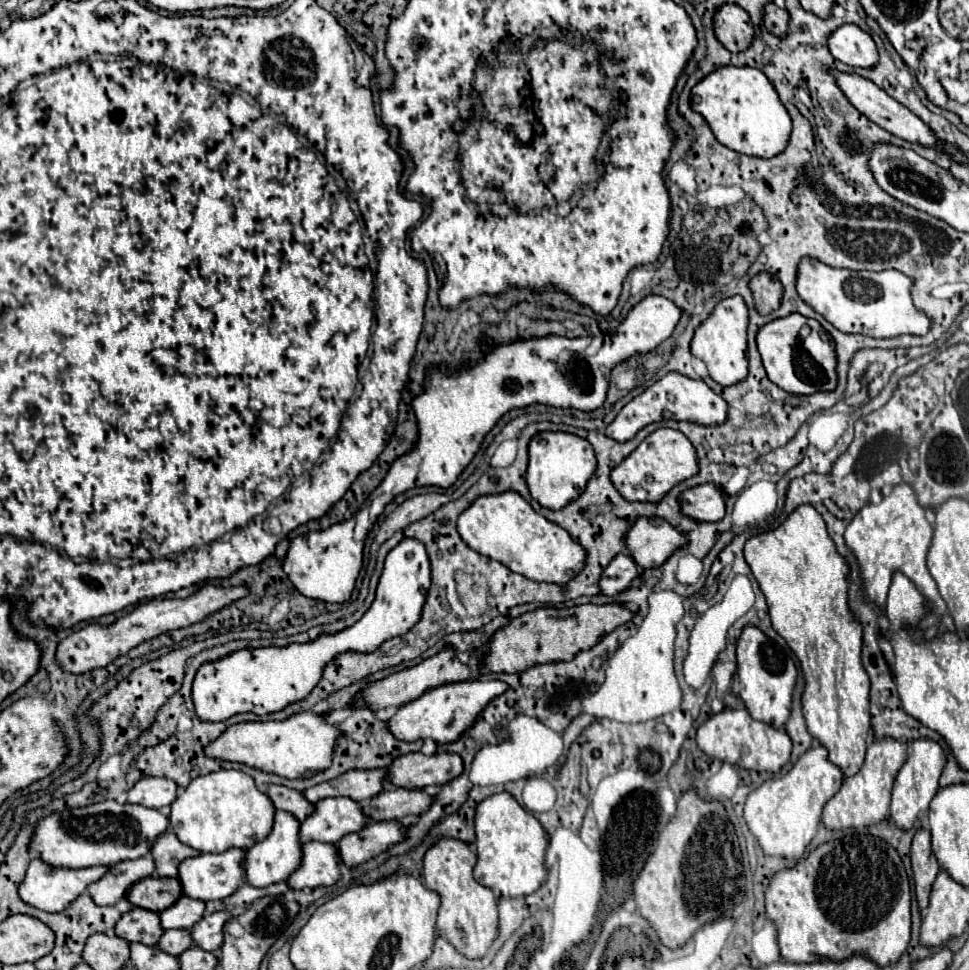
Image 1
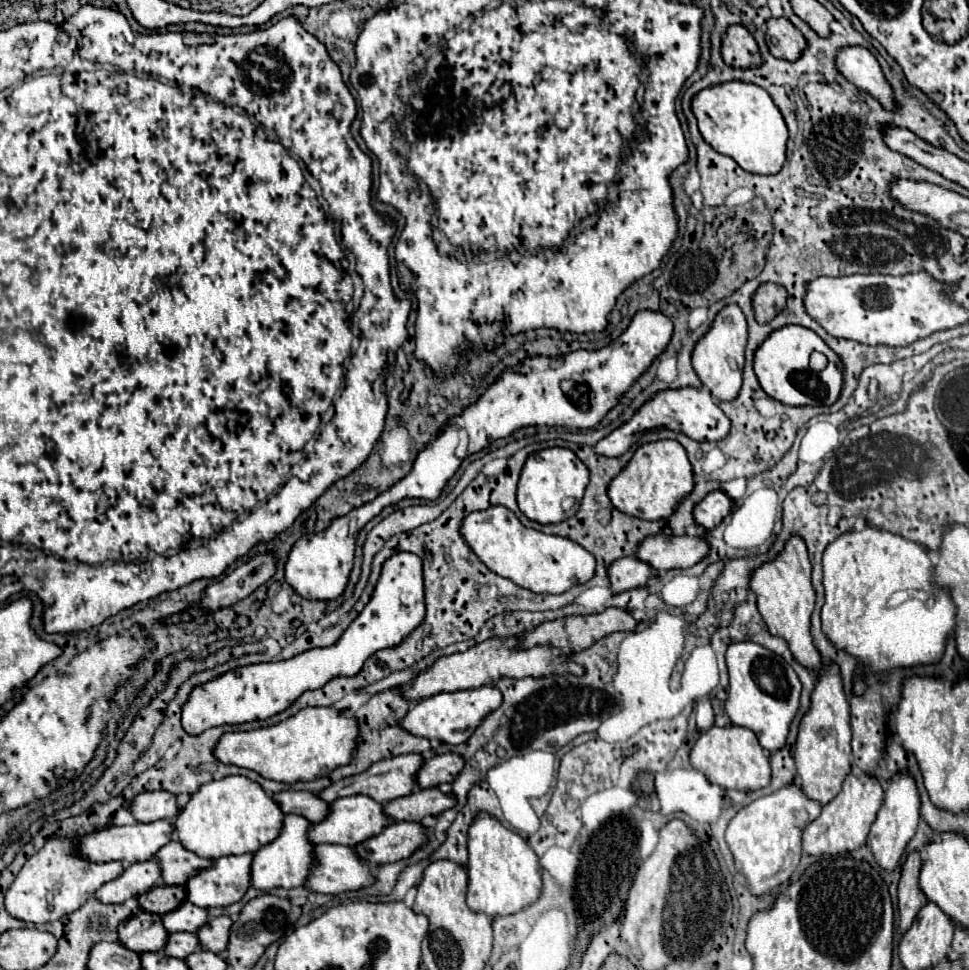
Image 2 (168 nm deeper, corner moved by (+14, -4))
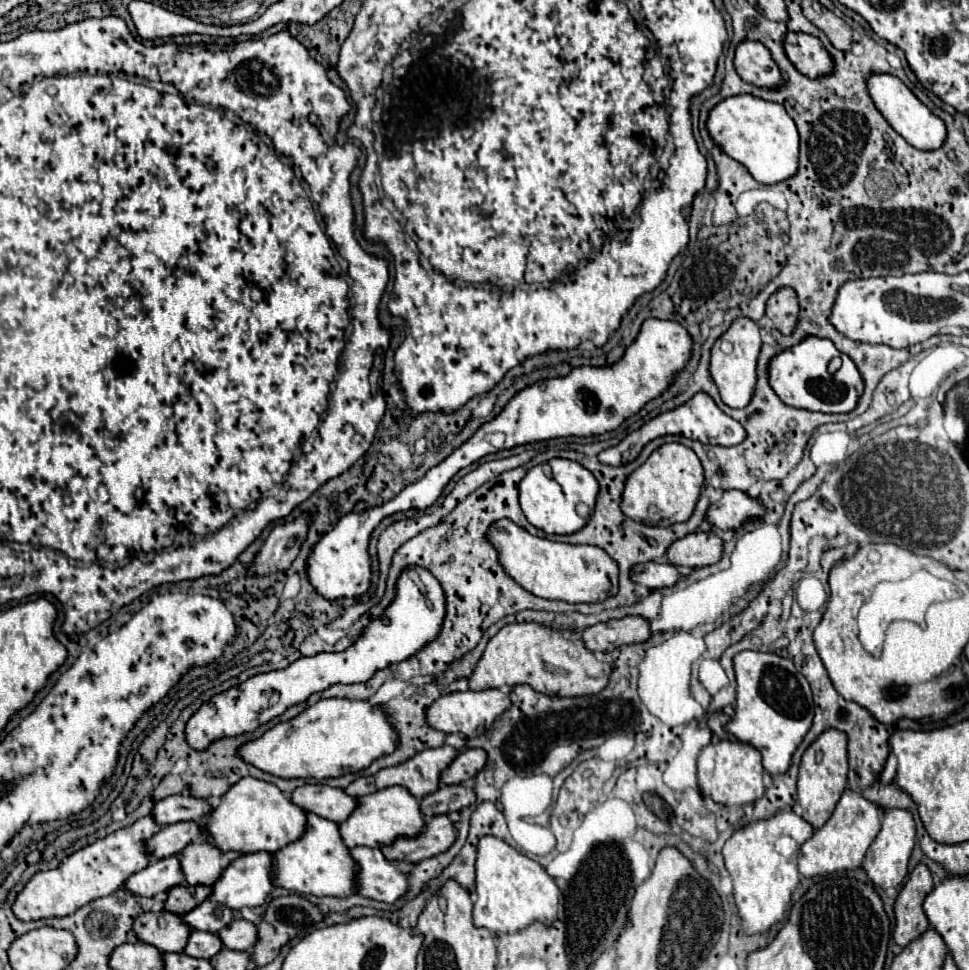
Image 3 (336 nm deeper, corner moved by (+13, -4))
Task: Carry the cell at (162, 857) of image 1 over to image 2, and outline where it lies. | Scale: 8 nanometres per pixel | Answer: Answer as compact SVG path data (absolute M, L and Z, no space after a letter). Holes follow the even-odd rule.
M177 838L159 850L155 854L155 860L161 868L161 878L165 884L185 884L185 878L189 878L189 874L197 874L197 870L203 870L209 866L209 862L213 862L185 850Z

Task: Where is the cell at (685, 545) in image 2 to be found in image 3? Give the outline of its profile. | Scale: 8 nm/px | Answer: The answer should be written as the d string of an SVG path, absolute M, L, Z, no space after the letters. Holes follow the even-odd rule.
M694 532L674 542L668 550L668 562L676 566L710 566L722 558L724 540L714 532Z

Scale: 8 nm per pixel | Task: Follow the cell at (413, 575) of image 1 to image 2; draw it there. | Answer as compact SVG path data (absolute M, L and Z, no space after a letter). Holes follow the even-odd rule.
M397 552L383 562L379 582L371 600L349 624L341 638L327 648L311 648L289 660L261 662L229 670L191 690L183 706L183 728L187 734L201 734L207 728L223 724L243 724L251 720L265 720L291 706L305 690L325 686L335 676L353 676L363 662L381 648L397 646L413 632L425 616L421 558L409 552Z

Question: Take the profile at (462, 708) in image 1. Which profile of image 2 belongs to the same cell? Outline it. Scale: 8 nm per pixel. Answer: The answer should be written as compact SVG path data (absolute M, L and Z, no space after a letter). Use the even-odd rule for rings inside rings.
M493 684L473 688L473 690L441 692L441 694L415 702L405 714L405 718L399 722L399 726L413 736L421 736L427 740L439 740L445 744L461 744L481 724L481 718L485 718L485 714L493 712L497 706L501 706L501 692Z

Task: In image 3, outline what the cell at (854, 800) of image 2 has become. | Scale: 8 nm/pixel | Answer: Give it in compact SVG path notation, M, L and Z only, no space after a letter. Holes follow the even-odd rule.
M848 788L842 794L830 820L822 828L818 828L810 836L810 840L806 840L800 846L800 854L802 854L802 856L798 856L800 874L806 878L814 878L814 876L830 874L830 872L844 872L844 870L860 868L866 850L878 836L880 818L882 818L882 810L878 806L874 806L862 794L856 794Z

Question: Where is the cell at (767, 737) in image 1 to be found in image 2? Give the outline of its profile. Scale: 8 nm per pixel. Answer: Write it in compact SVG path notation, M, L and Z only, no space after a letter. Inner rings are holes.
M711 726L695 740L689 752L689 762L695 770L703 772L709 782L727 790L757 790L767 786L771 780L769 754L757 742L755 732L743 726Z

